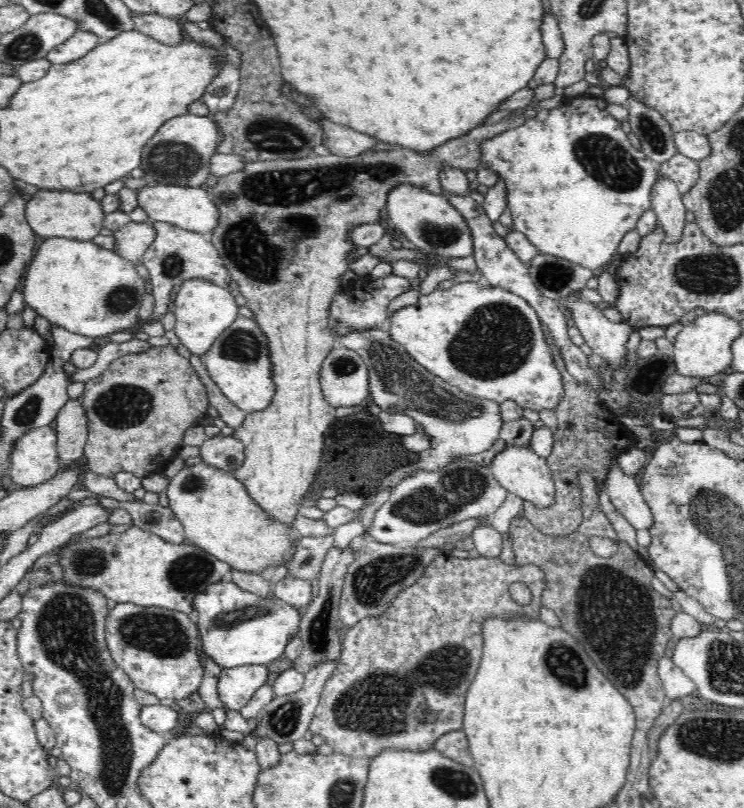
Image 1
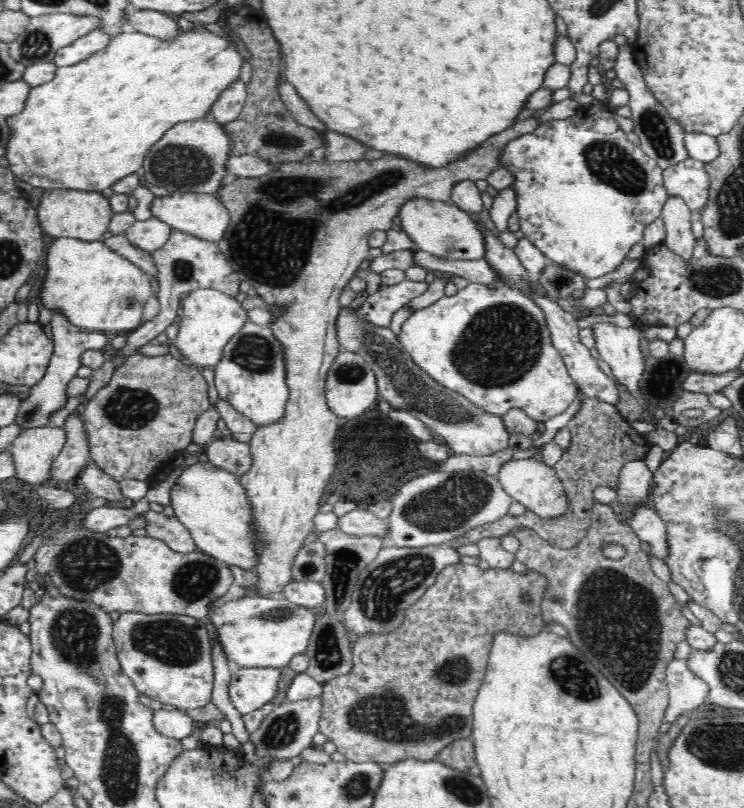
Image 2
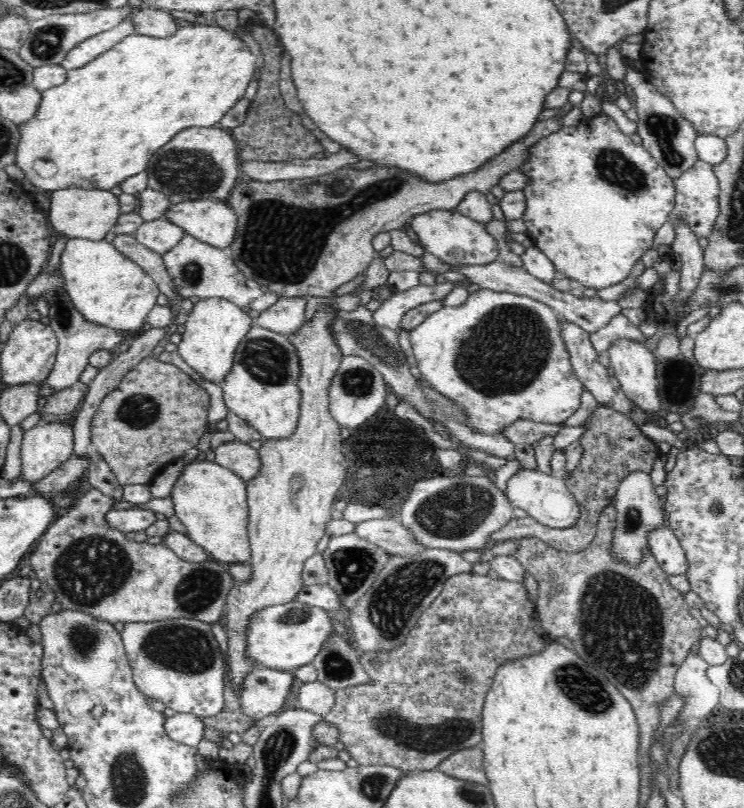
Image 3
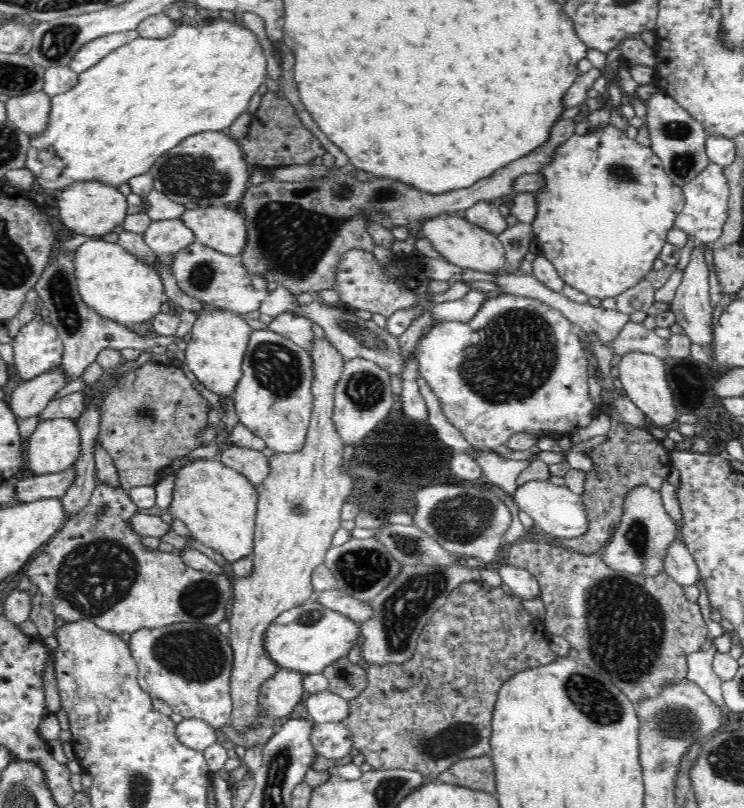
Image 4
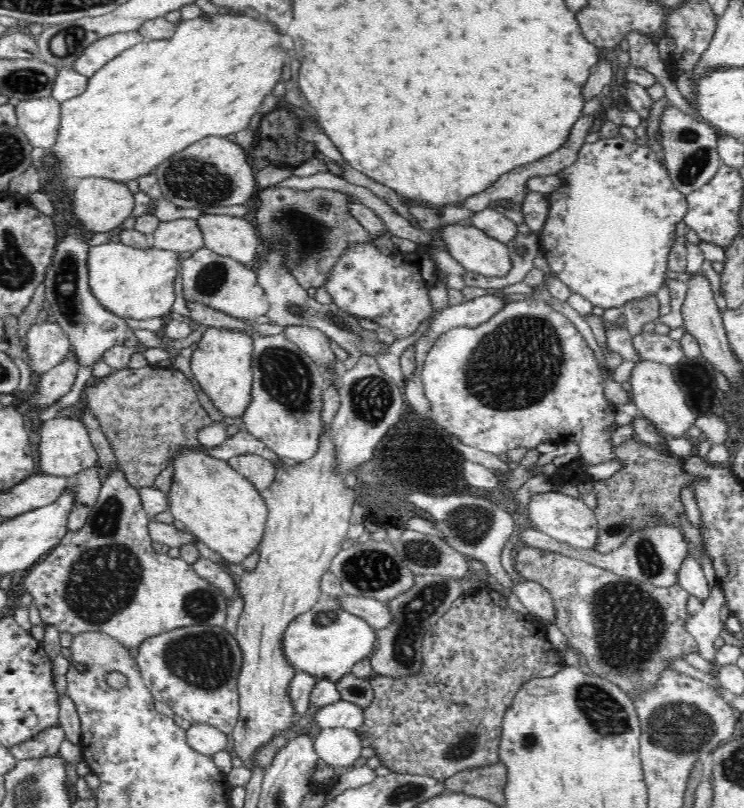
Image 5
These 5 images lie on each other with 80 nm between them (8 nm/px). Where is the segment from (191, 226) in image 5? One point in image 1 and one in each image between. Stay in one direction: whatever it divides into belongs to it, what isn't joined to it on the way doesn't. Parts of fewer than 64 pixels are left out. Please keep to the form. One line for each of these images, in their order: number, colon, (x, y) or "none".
1: (130, 241)
2: (148, 235)
3: (158, 235)
4: (164, 237)

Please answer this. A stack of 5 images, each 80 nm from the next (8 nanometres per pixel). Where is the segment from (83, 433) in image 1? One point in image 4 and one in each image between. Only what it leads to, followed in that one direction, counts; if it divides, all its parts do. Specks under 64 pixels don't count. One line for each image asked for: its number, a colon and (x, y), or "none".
2: (74, 455)
3: (69, 471)
4: (28, 488)

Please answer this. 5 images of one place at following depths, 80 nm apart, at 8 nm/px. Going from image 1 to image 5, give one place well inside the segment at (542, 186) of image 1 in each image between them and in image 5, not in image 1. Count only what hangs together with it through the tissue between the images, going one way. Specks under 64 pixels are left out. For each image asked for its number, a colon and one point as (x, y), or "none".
2: (584, 193)
3: (594, 199)
4: (602, 213)
5: (608, 228)

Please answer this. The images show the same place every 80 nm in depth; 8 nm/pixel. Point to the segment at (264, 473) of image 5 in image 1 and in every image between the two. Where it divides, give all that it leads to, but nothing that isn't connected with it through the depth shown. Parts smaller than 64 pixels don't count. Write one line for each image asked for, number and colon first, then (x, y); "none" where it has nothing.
1: (224, 452)
2: (229, 454)
3: (240, 458)
4: (252, 464)

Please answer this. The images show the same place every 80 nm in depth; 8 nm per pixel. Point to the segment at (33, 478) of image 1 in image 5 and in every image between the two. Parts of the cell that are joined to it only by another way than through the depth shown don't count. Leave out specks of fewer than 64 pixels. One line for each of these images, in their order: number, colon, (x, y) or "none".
2: (34, 451)
3: (45, 446)
4: (53, 446)
5: (64, 447)

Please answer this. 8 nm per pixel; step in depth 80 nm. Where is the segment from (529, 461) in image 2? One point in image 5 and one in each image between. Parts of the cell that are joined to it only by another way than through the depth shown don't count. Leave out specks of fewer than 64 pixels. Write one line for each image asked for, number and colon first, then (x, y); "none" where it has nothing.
3: (544, 497)
4: (554, 508)
5: (565, 518)

